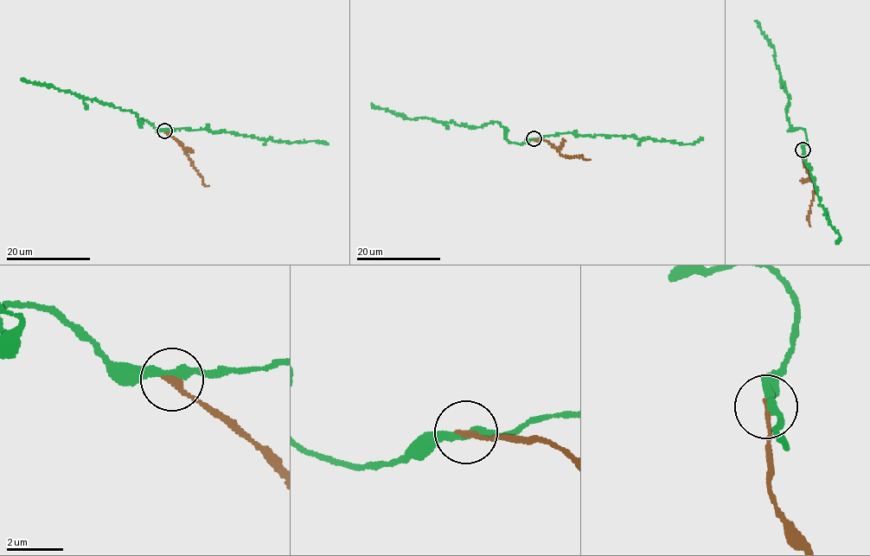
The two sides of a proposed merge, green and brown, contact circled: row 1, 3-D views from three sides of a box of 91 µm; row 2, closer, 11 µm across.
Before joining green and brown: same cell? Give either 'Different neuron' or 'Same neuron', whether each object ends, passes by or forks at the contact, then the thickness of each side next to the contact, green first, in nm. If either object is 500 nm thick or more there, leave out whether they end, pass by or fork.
Different neuron. At the ring green passes by. At the ring brown ends. Thickness 280 nm (green) against 200 nm

